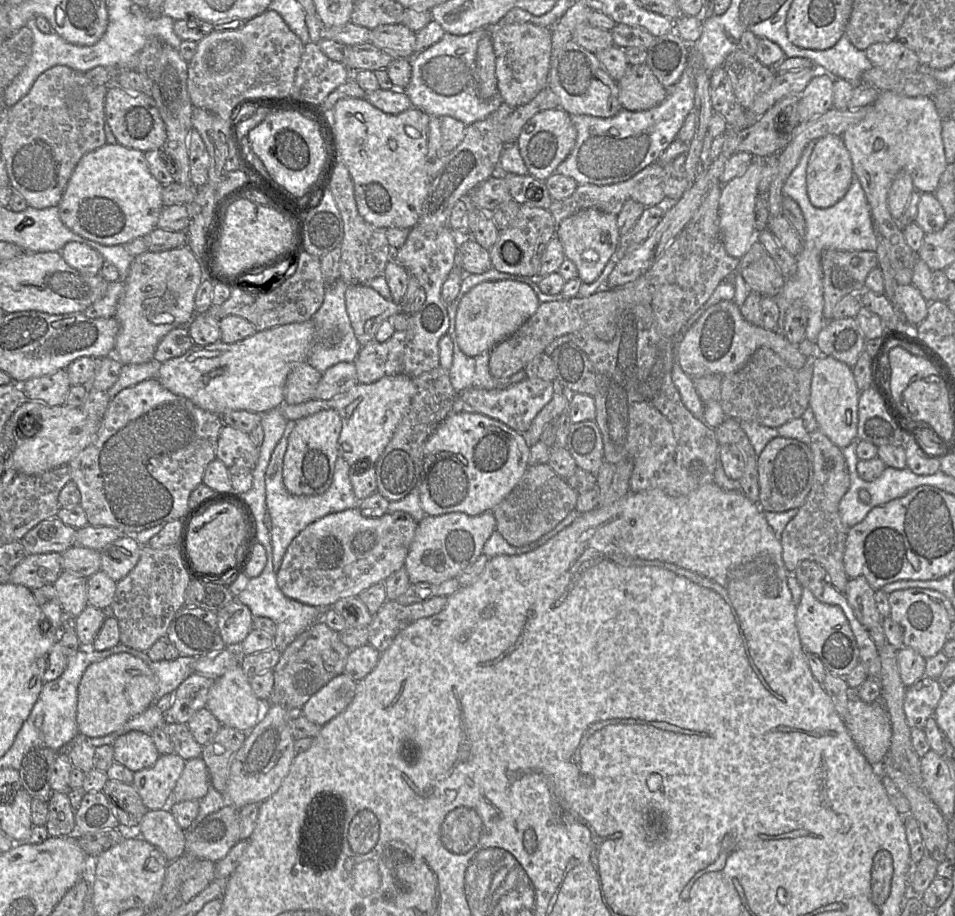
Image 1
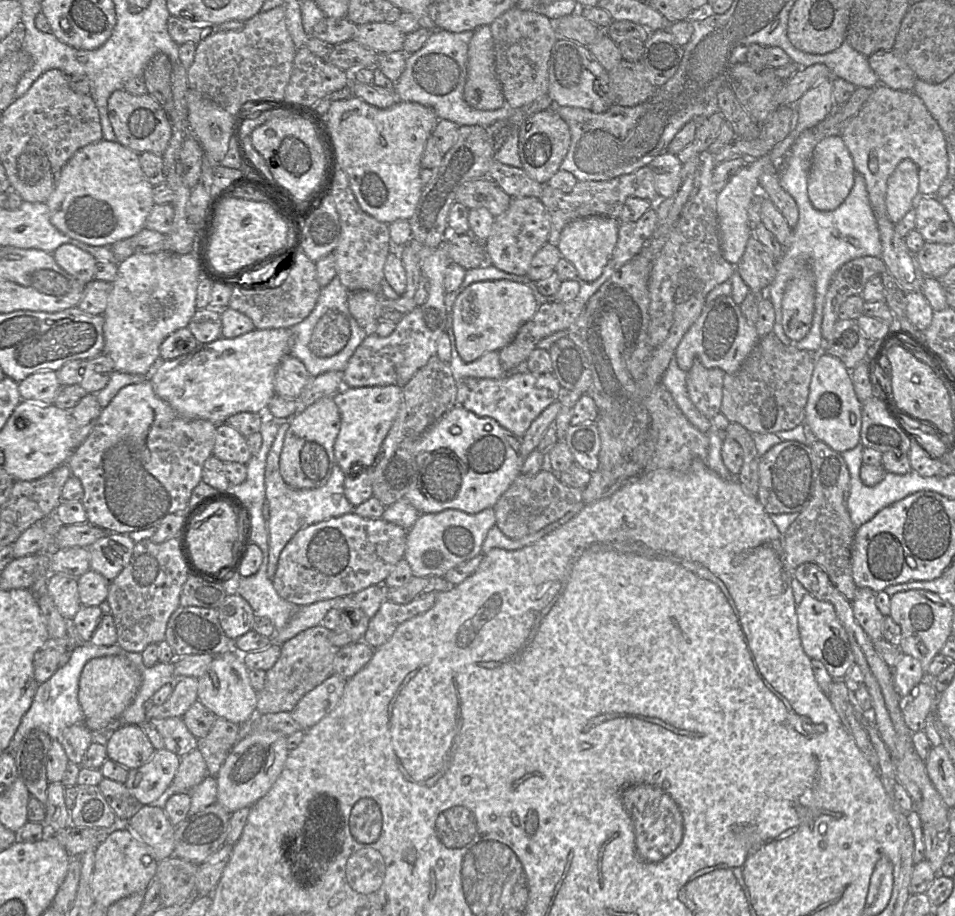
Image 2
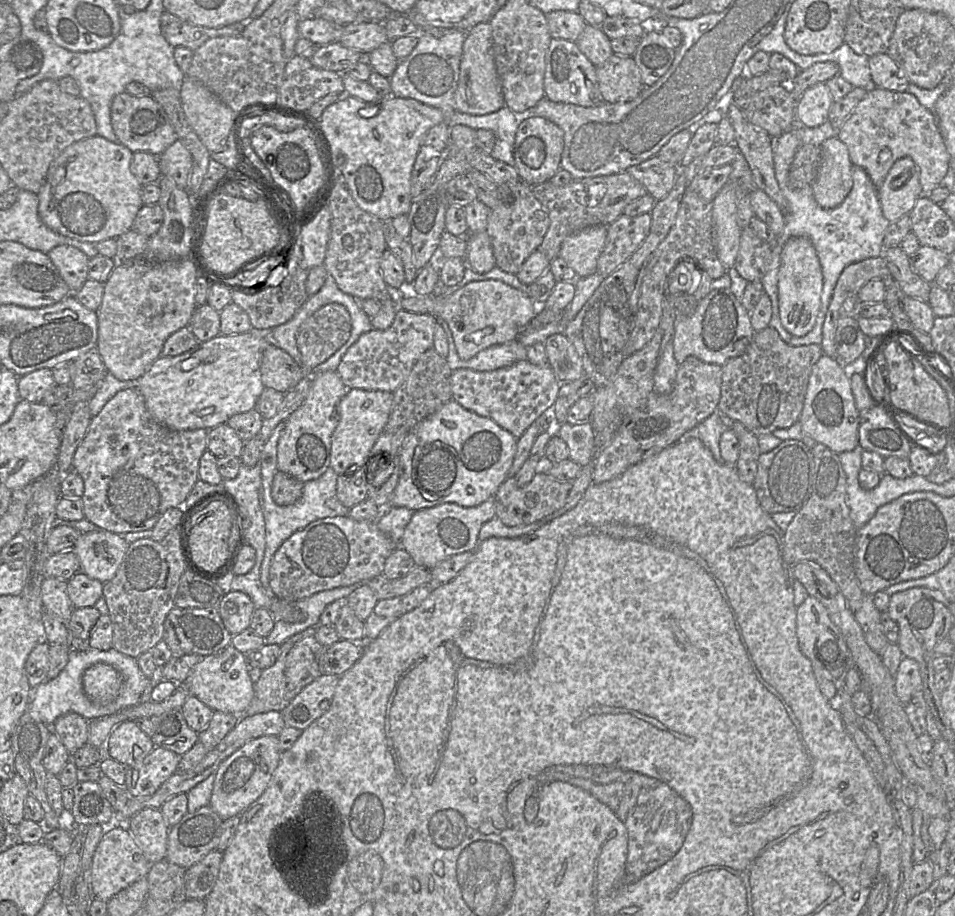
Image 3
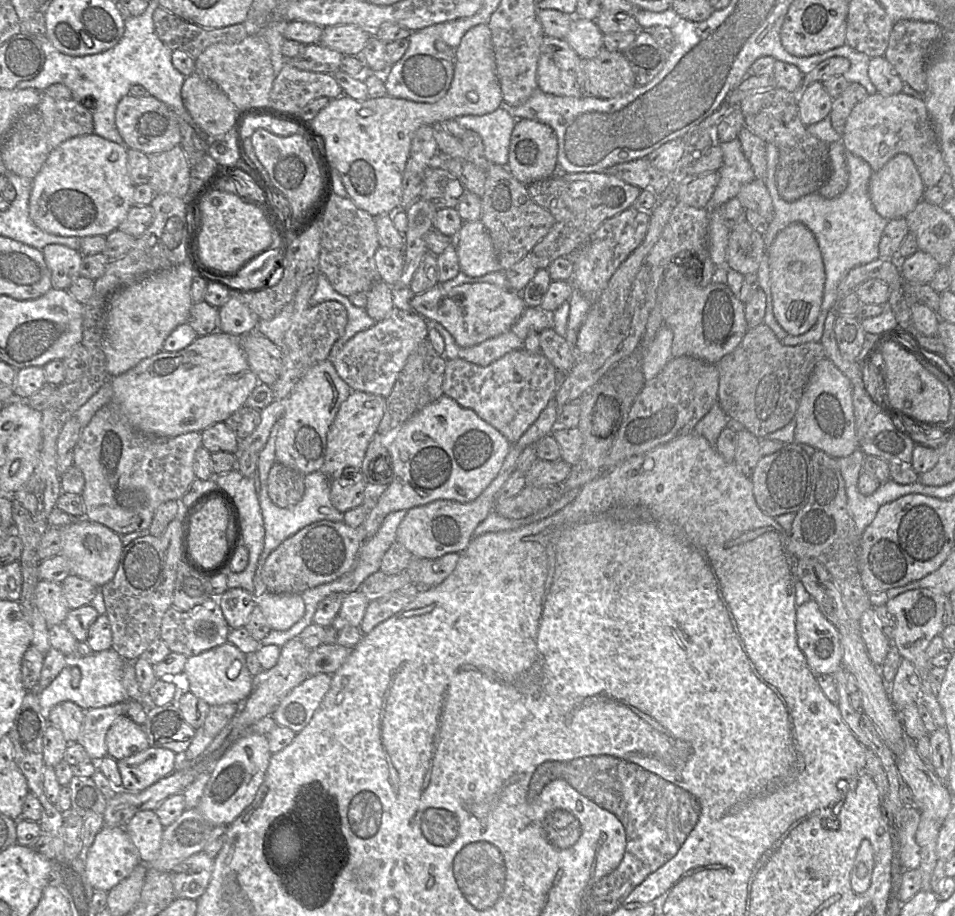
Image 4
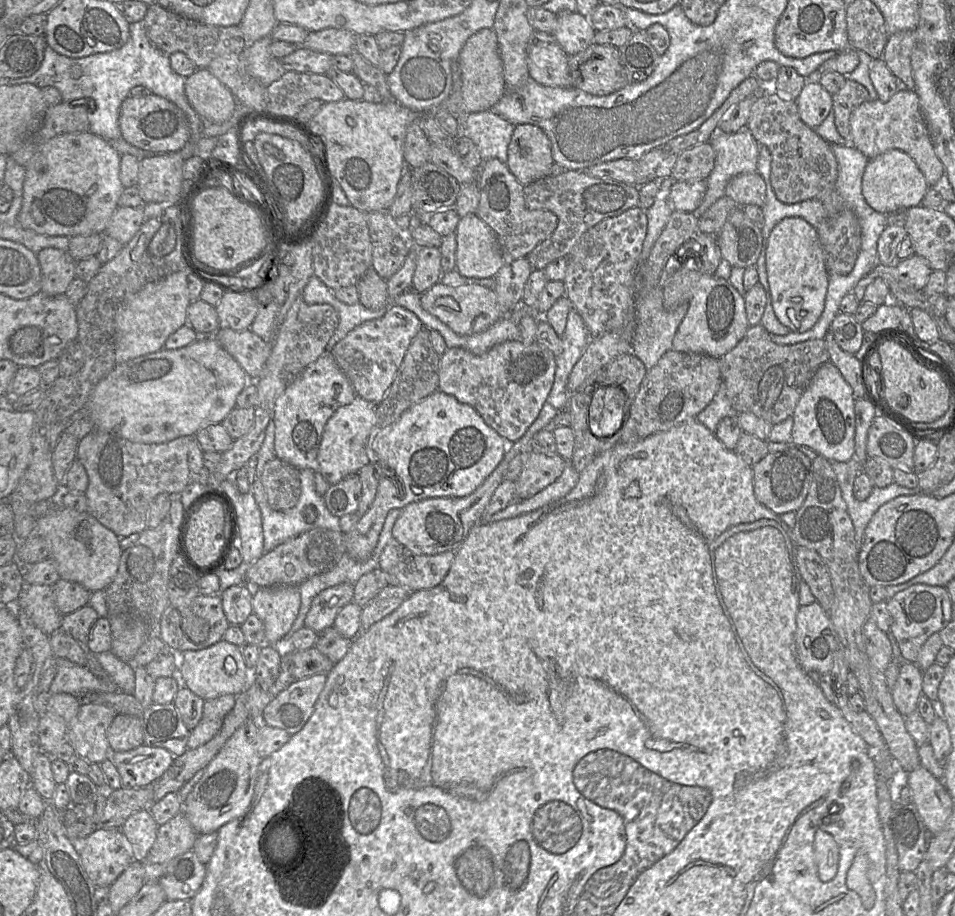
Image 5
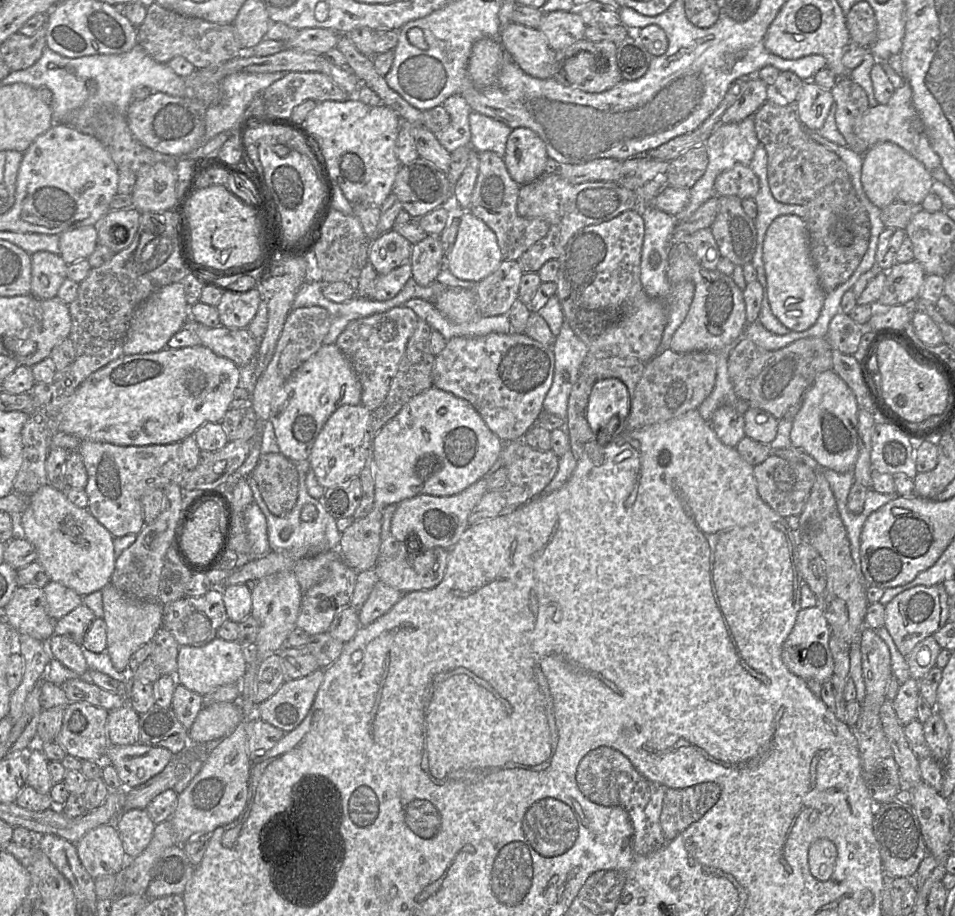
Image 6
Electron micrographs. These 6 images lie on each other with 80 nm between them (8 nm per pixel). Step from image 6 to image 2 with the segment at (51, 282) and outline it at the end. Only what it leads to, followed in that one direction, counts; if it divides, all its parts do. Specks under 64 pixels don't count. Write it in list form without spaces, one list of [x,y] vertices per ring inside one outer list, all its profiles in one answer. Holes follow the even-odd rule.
[[[62,244],[53,252],[53,257],[62,269],[81,283],[87,284],[94,279],[97,259],[79,247]]]

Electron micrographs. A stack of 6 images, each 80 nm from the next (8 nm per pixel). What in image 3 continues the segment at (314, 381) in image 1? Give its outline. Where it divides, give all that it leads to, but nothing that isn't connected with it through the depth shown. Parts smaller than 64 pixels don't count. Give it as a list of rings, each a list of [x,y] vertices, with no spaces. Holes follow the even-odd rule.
[[[268,342],[260,363],[265,387],[286,393],[307,377],[306,371],[283,349]]]

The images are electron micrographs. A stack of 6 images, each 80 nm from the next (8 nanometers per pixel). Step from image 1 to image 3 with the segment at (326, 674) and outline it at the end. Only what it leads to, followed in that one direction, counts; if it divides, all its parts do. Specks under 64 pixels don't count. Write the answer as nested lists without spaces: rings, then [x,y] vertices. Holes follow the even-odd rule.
[[[311,626],[288,638],[280,645],[280,654],[275,663],[262,670],[261,676],[254,683],[254,696],[247,708],[239,715],[249,717],[269,711],[282,711],[301,690],[320,677],[319,659],[322,646],[315,637],[317,627]]]

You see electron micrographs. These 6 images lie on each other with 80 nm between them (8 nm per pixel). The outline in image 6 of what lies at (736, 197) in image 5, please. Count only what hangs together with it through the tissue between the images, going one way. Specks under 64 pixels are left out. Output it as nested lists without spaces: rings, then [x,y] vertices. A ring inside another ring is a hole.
[[[737,163],[716,177],[714,190],[719,196],[754,199],[759,191],[759,180],[749,166]]]

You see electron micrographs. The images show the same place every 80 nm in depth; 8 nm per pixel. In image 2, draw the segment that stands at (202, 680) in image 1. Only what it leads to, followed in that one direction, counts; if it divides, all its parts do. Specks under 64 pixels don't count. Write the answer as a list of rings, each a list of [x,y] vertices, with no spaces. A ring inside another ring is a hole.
[[[177,677],[171,683],[173,692],[162,705],[152,705],[146,711],[146,718],[170,718],[180,717],[197,701],[198,678],[196,677]]]

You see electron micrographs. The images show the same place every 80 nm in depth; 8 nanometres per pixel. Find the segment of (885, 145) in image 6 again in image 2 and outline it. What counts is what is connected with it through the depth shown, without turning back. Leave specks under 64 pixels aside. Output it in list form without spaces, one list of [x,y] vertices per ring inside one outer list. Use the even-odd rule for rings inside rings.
[[[905,159],[887,182],[886,206],[890,220],[898,223],[915,206],[919,196],[918,167],[910,159]]]

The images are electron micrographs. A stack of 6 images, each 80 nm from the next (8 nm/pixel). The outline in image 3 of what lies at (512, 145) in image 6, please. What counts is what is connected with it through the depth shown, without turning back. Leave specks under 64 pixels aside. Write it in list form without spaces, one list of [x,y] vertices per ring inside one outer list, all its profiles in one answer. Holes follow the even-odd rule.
[[[520,117],[513,154],[514,167],[523,182],[533,186],[550,181],[560,169],[563,148],[564,133],[556,124],[542,117]]]

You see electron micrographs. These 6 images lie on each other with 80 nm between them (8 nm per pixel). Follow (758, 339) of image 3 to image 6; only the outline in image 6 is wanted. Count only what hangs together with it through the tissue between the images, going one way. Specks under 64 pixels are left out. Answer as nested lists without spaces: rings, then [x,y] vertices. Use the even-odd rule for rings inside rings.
[[[740,335],[737,344],[728,357],[728,375],[737,397],[746,401],[749,407],[759,408],[781,420],[792,405],[801,403],[804,393],[812,385],[815,377],[832,369],[832,347],[826,337],[808,337],[795,340],[777,350],[765,350],[758,347],[748,337]]]

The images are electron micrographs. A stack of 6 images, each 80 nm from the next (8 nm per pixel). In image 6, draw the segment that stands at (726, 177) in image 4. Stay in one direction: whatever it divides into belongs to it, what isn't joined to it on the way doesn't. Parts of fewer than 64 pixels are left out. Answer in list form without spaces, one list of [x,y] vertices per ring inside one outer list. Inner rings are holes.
[[[750,115],[736,123],[720,123],[705,143],[708,153],[707,168],[704,174],[689,189],[690,194],[686,207],[677,215],[674,215],[677,218],[677,222],[691,216],[703,203],[716,195],[714,182],[720,173],[730,169],[737,163],[749,166],[754,157],[755,149],[760,143],[755,131],[753,115]]]

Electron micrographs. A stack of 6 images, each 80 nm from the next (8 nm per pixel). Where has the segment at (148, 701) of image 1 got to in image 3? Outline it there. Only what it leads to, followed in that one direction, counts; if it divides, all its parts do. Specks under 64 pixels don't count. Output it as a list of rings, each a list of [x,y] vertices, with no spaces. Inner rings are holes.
[[[97,663],[83,674],[83,690],[87,698],[98,705],[106,705],[117,698],[122,686],[122,676],[112,666]]]

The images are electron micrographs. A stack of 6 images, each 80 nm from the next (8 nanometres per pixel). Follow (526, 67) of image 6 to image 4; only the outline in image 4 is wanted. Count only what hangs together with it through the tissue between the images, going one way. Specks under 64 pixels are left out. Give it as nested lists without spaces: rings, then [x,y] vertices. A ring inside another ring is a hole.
[[[545,35],[538,60],[537,84],[544,93],[555,96],[585,96],[584,59],[565,39]]]

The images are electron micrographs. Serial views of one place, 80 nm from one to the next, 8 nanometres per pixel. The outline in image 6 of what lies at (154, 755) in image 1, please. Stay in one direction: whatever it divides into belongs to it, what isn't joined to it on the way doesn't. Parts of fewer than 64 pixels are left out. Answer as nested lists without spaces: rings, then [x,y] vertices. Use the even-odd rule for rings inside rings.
[[[130,704],[109,711],[107,736],[110,745],[133,745],[140,743],[139,717]]]

